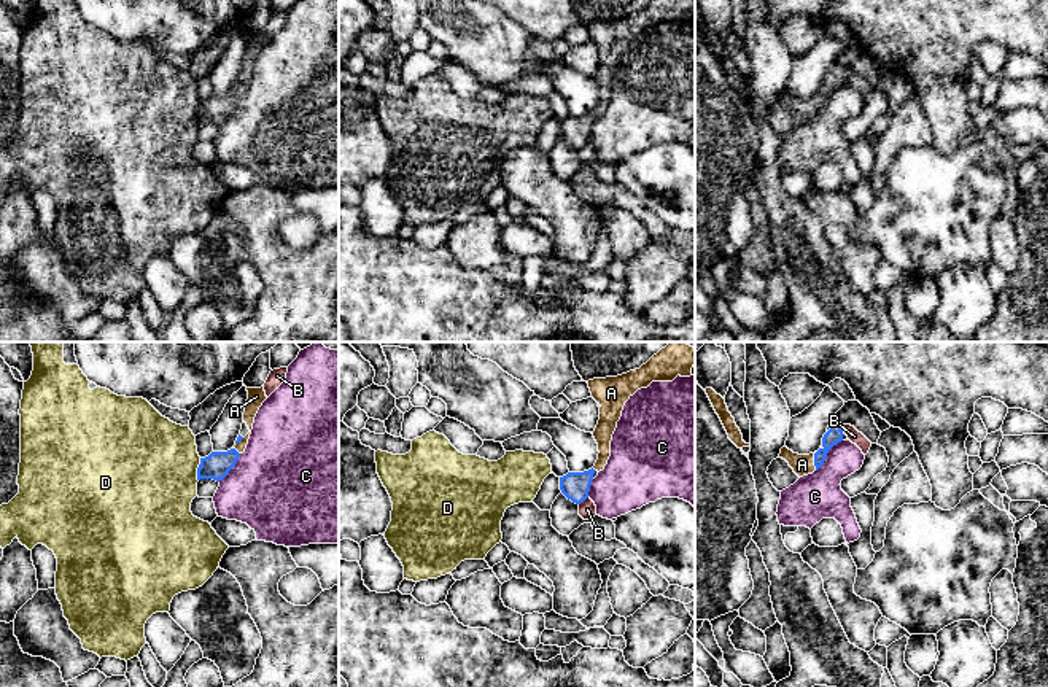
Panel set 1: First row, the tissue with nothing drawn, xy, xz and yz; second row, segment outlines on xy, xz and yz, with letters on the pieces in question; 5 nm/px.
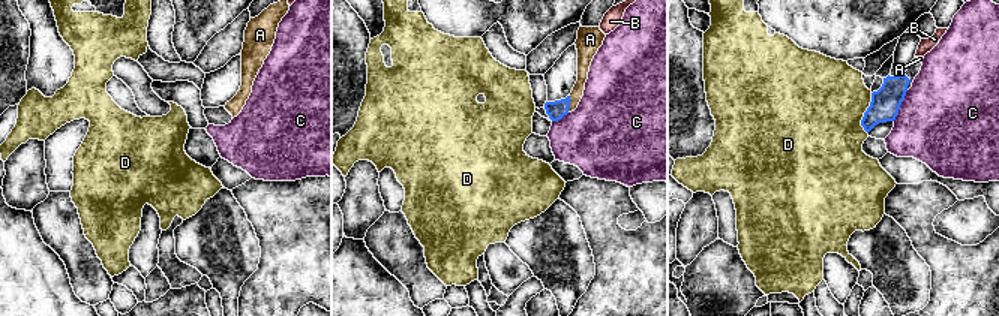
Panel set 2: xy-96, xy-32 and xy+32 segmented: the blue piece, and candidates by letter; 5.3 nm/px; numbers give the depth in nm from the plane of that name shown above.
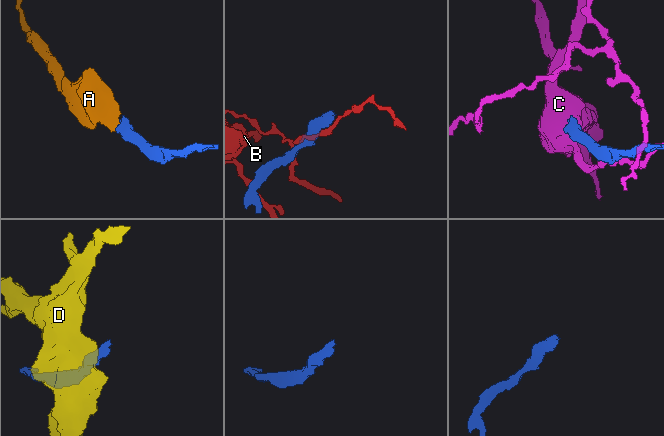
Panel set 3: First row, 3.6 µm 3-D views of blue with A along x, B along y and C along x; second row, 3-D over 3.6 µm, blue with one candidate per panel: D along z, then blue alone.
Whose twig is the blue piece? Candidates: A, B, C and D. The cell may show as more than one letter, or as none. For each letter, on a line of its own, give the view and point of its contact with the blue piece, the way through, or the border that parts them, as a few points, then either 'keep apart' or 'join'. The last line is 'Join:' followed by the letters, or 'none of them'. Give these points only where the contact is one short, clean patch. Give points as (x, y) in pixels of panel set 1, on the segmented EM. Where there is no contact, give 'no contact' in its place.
A: meets blue in yz at (815, 461); runs through yz (835, 433), (815, 461), (802, 465); join
B: meets blue in xz at (582, 500); keep apart
C: meets blue in yz at (826, 455); keep apart
D: meets blue in xy at (197, 469); keep apart
Join: A

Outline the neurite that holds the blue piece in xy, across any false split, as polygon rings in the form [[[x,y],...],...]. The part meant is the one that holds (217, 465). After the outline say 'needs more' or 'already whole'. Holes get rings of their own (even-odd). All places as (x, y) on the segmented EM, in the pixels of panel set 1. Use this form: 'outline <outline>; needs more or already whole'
outline [[[261,386],[261,388],[246,388],[246,391],[248,391],[248,399],[246,399],[245,412],[243,412],[243,421],[246,423],[250,433],[245,437],[242,437],[239,434],[239,437],[235,441],[235,445],[231,450],[227,450],[227,452],[212,452],[208,456],[200,458],[200,464],[197,468],[197,480],[200,480],[200,479],[213,479],[216,482],[223,480],[229,474],[229,471],[235,466],[239,456],[245,452],[250,434],[251,434],[251,429],[253,429],[254,417],[256,417],[259,407],[262,406],[262,402],[267,399],[264,386]]]; needs more

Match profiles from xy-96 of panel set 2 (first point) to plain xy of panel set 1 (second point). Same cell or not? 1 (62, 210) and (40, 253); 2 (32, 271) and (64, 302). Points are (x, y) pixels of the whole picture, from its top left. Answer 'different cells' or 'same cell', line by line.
1: same cell
2: different cells

